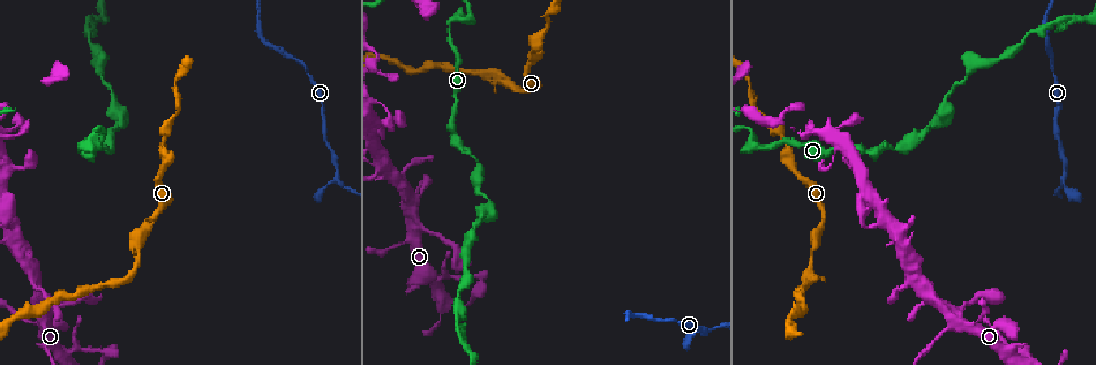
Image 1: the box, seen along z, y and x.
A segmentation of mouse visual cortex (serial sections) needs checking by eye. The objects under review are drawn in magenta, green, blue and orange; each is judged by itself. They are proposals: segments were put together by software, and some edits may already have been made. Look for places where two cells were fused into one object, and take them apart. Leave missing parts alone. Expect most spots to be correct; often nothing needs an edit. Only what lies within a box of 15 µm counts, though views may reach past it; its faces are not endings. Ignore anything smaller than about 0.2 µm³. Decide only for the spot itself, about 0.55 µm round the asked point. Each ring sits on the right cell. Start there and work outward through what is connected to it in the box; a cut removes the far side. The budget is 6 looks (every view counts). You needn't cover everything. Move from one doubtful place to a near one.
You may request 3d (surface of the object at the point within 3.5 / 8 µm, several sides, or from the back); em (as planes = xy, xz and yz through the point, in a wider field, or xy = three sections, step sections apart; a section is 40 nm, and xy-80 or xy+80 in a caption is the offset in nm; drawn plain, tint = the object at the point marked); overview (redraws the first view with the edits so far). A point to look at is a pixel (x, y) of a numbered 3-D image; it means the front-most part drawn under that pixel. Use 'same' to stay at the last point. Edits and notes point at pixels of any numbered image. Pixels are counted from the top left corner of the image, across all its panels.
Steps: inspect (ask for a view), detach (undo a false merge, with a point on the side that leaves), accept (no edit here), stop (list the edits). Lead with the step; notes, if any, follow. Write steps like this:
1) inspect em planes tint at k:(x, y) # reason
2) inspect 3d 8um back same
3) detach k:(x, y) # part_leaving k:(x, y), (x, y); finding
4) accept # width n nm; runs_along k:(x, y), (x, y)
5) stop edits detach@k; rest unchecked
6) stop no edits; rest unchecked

inspect 3d 3.5um at 1:(49, 314) # four-way junction

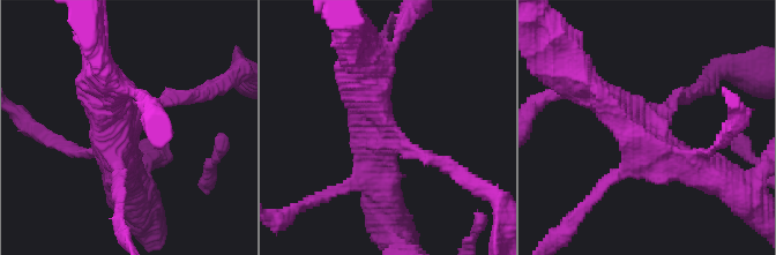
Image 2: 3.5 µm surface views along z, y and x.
inspect em planes tint at 2:(385, 141) # arms 4; arm_widths 150, 150, 400, 500 nm

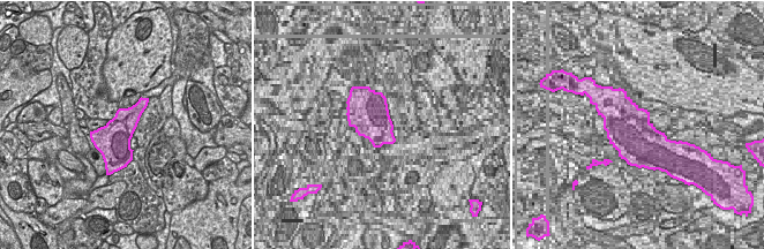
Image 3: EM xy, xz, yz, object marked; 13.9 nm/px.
inspect em xy step 3 tint same # another direction

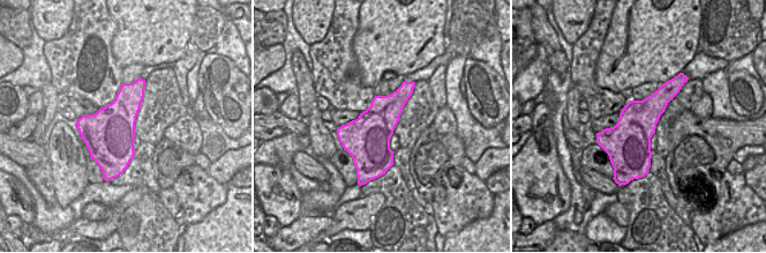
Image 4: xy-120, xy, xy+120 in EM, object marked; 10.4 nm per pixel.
accept # runs_along 2:(715, 179), (641, 143), (596, 94); one cell here

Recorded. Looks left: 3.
inspect 3d 3.5um at 1:(467, 18) # sharp bend

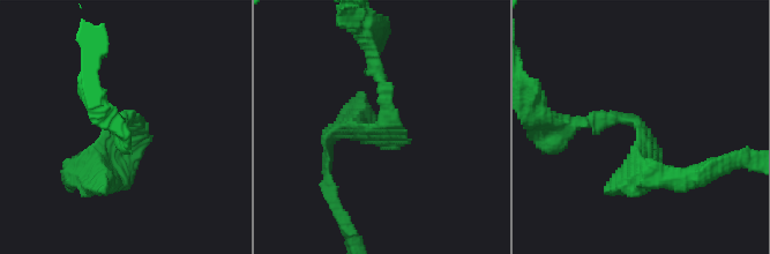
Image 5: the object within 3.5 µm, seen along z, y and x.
inspect em xy step 5 tint at 5:(387, 131) # arm_widths 200, 300 nm; shape alone is not enough

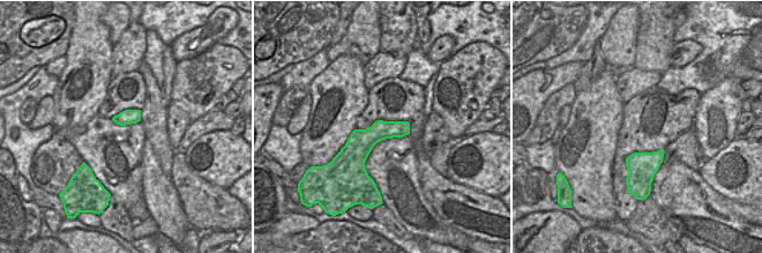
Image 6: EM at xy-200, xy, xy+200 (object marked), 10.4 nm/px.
accept # runs_along 5:(649, 179), (640, 126), (581, 122); continuous, no second cell

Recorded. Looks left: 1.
stop no edits; rest unchecked

